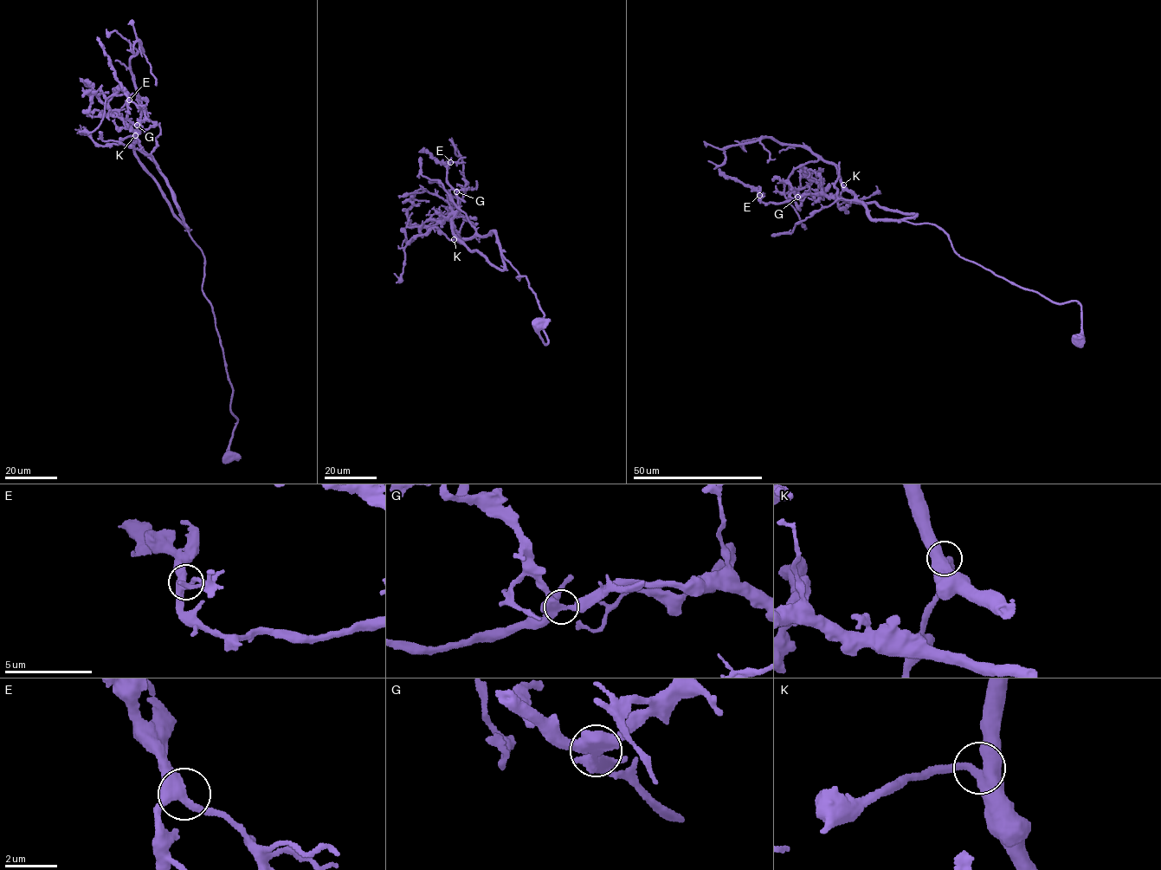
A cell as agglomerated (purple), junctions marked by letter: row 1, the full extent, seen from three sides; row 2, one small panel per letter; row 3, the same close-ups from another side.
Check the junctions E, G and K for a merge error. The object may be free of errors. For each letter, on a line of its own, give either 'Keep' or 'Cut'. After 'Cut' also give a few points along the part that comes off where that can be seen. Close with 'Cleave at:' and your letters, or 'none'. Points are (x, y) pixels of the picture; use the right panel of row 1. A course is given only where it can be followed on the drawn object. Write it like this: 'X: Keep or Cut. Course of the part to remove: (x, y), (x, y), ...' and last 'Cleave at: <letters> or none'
E: Keep
G: Keep
K: Keep
Cleave at: none

